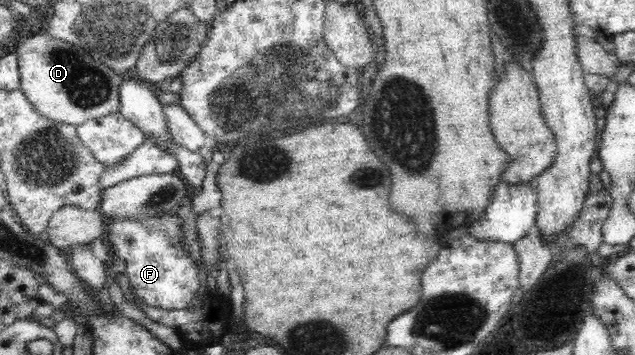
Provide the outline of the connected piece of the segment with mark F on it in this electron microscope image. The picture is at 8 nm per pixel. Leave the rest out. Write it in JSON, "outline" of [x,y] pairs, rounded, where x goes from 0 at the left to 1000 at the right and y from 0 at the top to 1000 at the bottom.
{"outline":[[[257,597],[254,606],[239,608],[236,617],[191,617],[186,628],[170,631],[169,670],[175,682],[175,713],[183,715],[198,738],[198,763],[191,780],[202,825],[211,825],[217,845],[224,845],[243,873],[287,876],[298,862],[298,851],[310,834],[317,806],[317,777],[307,732],[298,721],[288,696],[276,696],[276,676],[291,676],[288,654],[288,617],[276,600]]]}

